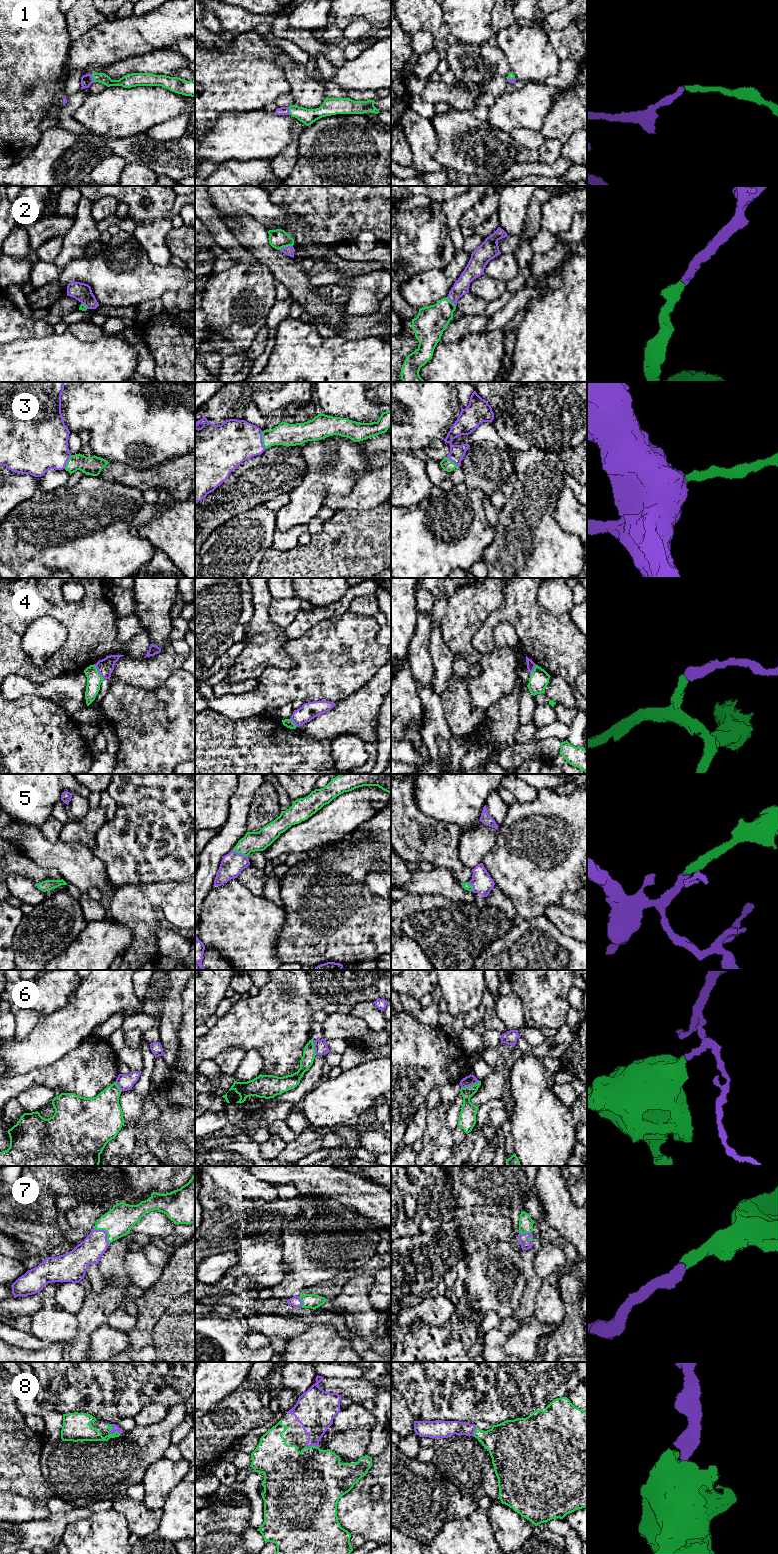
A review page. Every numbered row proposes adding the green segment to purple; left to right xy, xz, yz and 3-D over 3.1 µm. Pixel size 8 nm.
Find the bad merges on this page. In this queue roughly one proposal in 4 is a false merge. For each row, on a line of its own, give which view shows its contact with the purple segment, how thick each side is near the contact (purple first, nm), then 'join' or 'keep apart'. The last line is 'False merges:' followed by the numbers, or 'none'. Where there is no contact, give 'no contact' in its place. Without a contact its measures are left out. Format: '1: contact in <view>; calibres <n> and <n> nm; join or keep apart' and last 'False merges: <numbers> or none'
1: contact in xy; calibres 100 and 80 nm; join
2: contact in xz; calibres 80 and 150 nm; join
3: contact in xz; calibres 360 and 180 nm; join
4: contact in xy; calibres 130 and 120 nm; keep apart
5: contact in xz; calibres 180 and 160 nm; join
6: contact in yz; calibres 80 and 130 nm; join
7: contact in xy; calibres 200 and 240 nm; join
8: contact in xy; calibres 50 and 180 nm; join
False merges: 4

